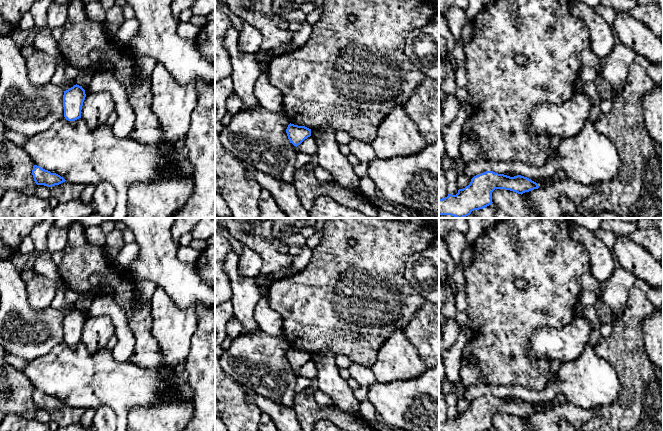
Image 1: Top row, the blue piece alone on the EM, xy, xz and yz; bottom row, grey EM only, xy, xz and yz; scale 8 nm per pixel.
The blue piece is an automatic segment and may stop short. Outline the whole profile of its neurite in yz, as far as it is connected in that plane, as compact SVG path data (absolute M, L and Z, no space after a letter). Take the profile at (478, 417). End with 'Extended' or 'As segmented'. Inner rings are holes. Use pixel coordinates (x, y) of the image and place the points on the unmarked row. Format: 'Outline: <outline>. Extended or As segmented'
Outline: M486 395L474 400L468 410L459 413L456 419L448 418L439 423L439 431L487 431L492 426L495 413L505 413L523 418L539 410L531 403L517 399L510 401L493 395Z. As segmented

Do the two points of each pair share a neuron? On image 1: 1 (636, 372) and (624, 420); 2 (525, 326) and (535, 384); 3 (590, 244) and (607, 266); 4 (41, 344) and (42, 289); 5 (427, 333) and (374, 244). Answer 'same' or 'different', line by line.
1: same
2: same
3: same
4: different
5: different

